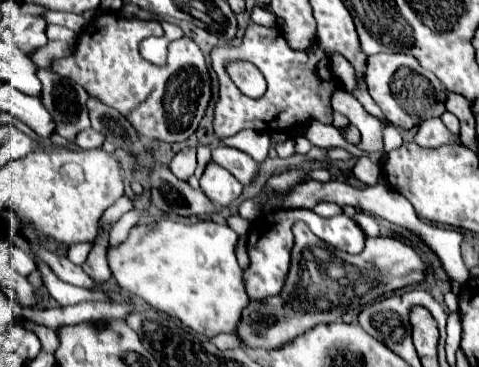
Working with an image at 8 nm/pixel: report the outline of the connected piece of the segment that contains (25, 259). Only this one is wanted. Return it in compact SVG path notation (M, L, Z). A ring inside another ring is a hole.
M12 241L12 245L14 245L14 251L12 251L12 255L10 255L10 261L12 261L12 265L14 265L14 269L22 275L22 277L28 277L30 273L34 273L34 261Z

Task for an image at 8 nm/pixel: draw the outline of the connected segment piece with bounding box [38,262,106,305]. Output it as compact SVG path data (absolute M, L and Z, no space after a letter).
M39 263L39 269L42 273L42 283L48 289L48 293L60 303L60 305L74 305L80 301L106 301L104 293L100 289L80 289L64 283L60 277L56 277L52 270L44 263Z

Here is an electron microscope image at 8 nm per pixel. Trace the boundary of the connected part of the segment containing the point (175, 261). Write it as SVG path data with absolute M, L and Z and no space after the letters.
M156 221L132 227L128 239L108 251L108 263L122 291L142 297L196 333L216 337L220 333L236 333L242 309L250 301L234 255L236 241L236 231L214 221L198 221L194 225Z

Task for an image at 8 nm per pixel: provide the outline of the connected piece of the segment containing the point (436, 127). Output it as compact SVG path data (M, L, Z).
M434 117L420 125L418 135L414 137L414 143L420 147L440 147L444 143L460 143L460 139L458 135L452 135L438 117Z

